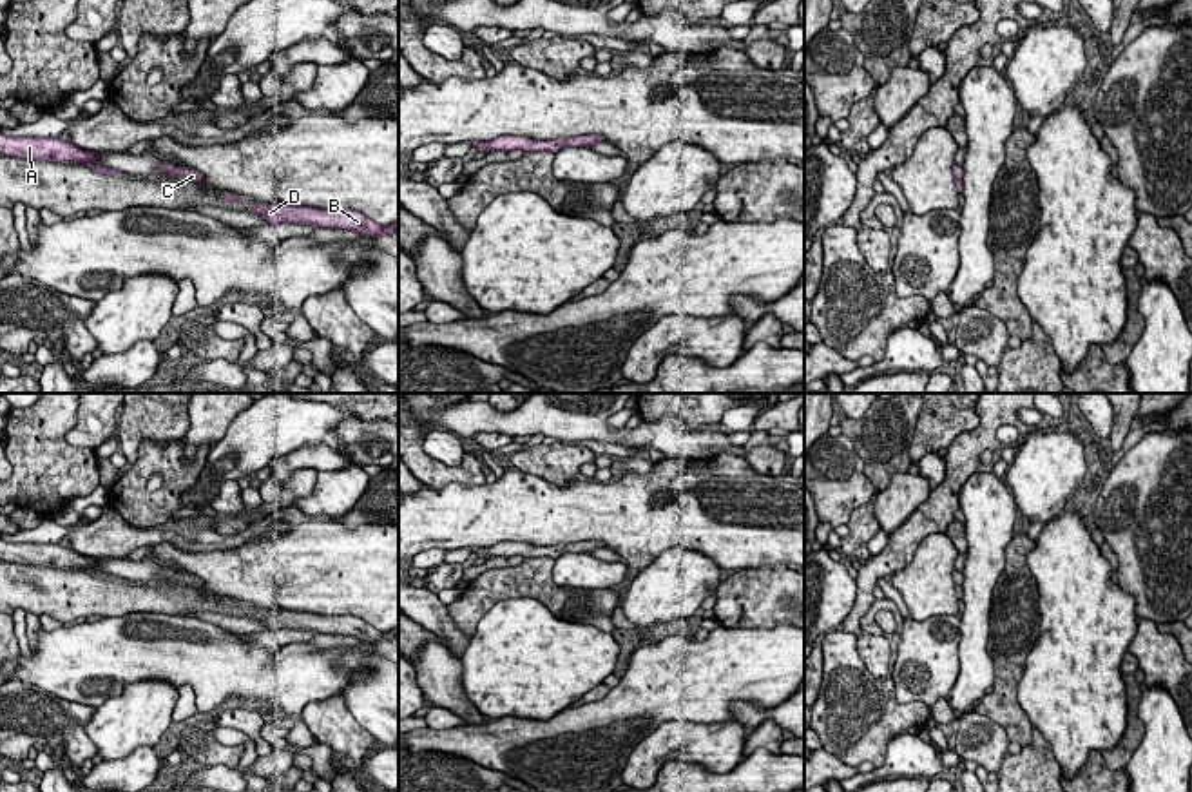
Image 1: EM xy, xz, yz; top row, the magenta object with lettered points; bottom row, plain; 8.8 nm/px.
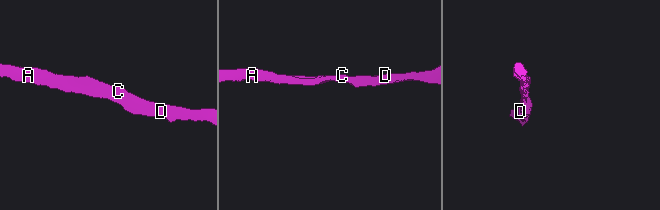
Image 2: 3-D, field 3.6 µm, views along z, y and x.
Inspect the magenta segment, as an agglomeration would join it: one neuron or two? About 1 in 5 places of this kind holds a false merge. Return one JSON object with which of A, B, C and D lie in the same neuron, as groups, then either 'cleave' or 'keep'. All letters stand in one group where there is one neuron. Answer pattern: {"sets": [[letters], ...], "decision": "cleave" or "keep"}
{"sets": [["A", "B", "C", "D"]], "decision": "keep"}

